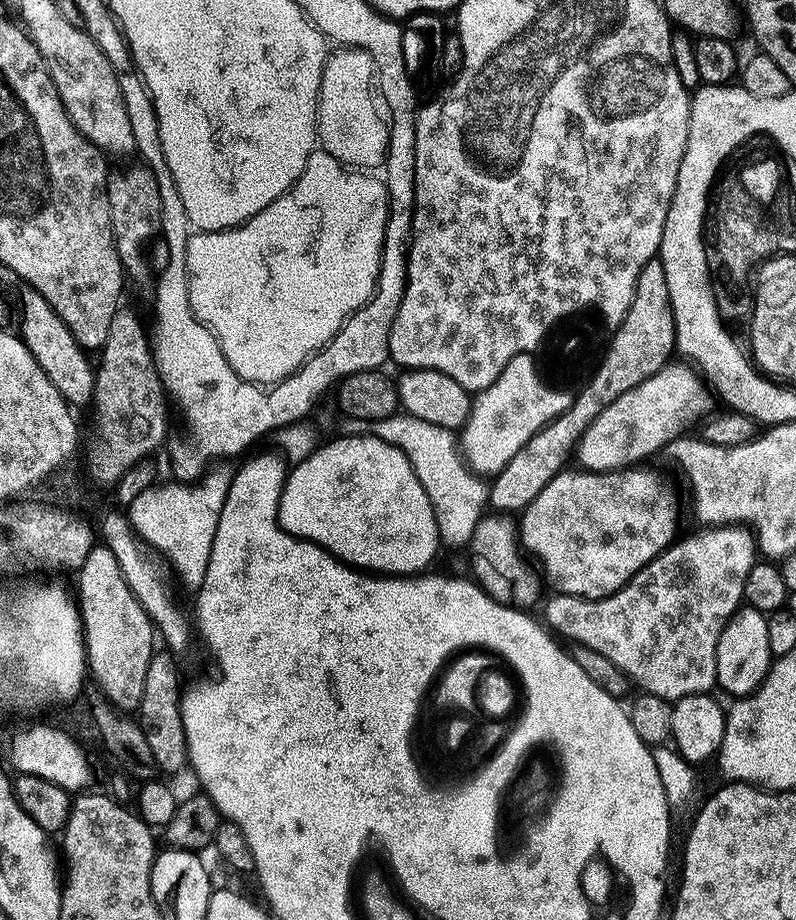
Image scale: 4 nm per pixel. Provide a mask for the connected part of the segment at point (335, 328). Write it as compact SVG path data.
M317 156L312 160L312 166L308 169L305 177L299 177L298 182L291 185L287 190L281 191L278 202L274 202L274 206L267 206L266 210L262 210L262 214L258 214L254 218L250 218L250 222L246 222L240 228L236 228L236 234L222 232L222 250L188 250L188 281L190 282L190 306L194 306L194 314L198 318L198 322L202 322L205 328L212 332L212 339L215 347L219 348L221 354L226 358L226 362L230 362L236 366L237 371L242 374L252 374L248 372L280 372L279 374L291 374L297 371L309 359L316 355L328 345L333 338L342 330L342 326L346 326L346 322L354 315L358 314L368 305L374 297L376 297L376 289L380 287L380 271L384 265L384 243L386 242L386 226L388 225L388 185L379 175L373 179L369 179L366 175L360 173L342 173L336 164L332 163L327 157Z

